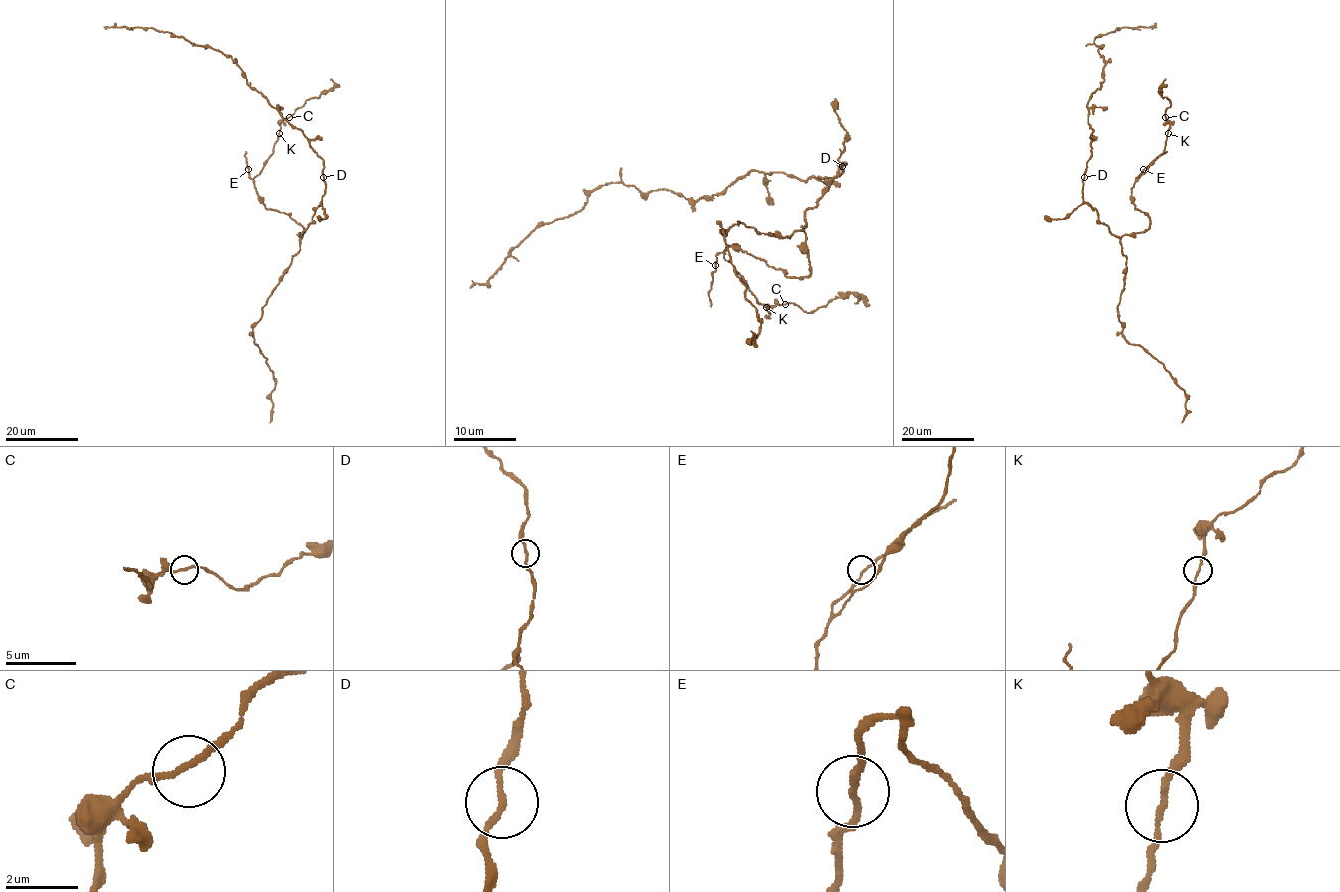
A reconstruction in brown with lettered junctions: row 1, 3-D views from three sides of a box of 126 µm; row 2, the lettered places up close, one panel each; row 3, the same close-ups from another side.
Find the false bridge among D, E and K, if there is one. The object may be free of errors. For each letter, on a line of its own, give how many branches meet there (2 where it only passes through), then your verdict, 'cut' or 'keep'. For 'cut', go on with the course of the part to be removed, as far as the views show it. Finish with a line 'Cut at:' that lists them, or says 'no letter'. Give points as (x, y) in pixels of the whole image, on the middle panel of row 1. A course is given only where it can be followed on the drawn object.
D: 2 branches meet; keep
E: 2 branches meet; keep
K: 2 branches meet; cut; foreign part runs (766, 307), (769, 310), (777, 304), (794, 302), (813, 312), (851, 293), (861, 296), (854, 304)
Cut at: K

